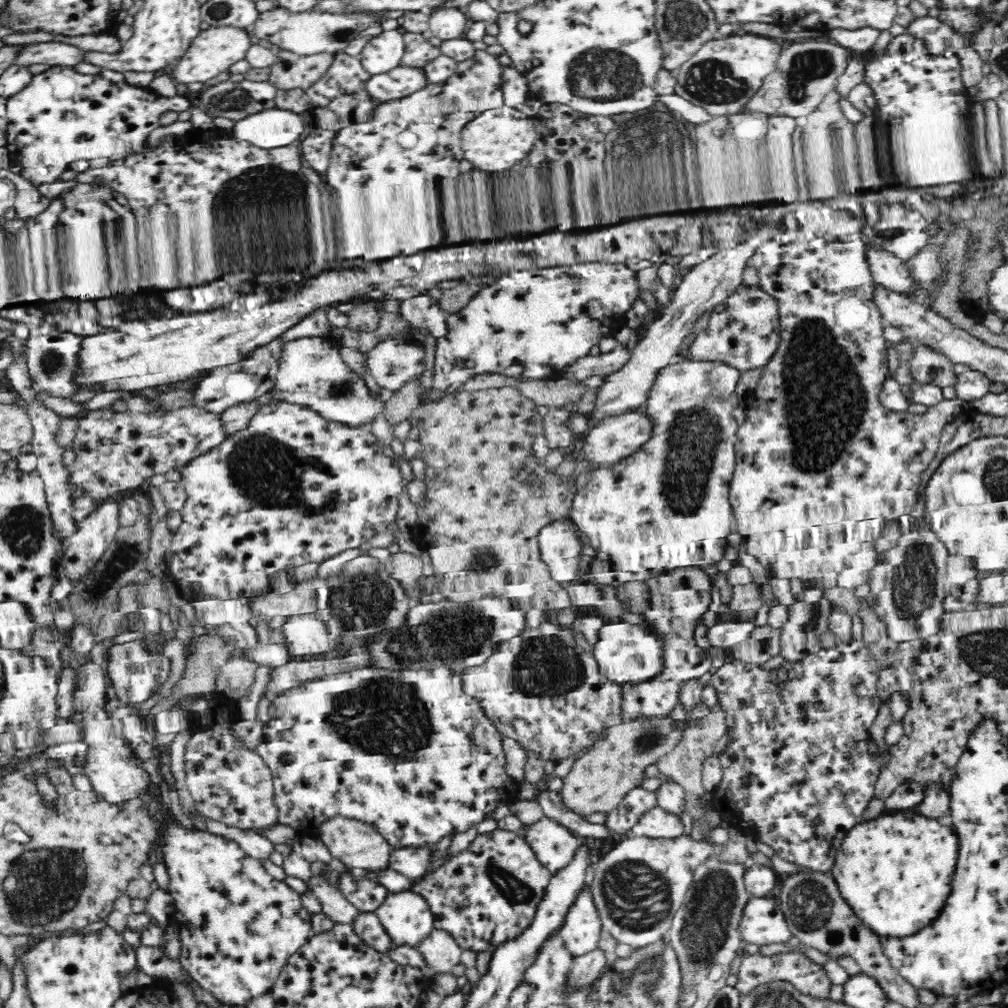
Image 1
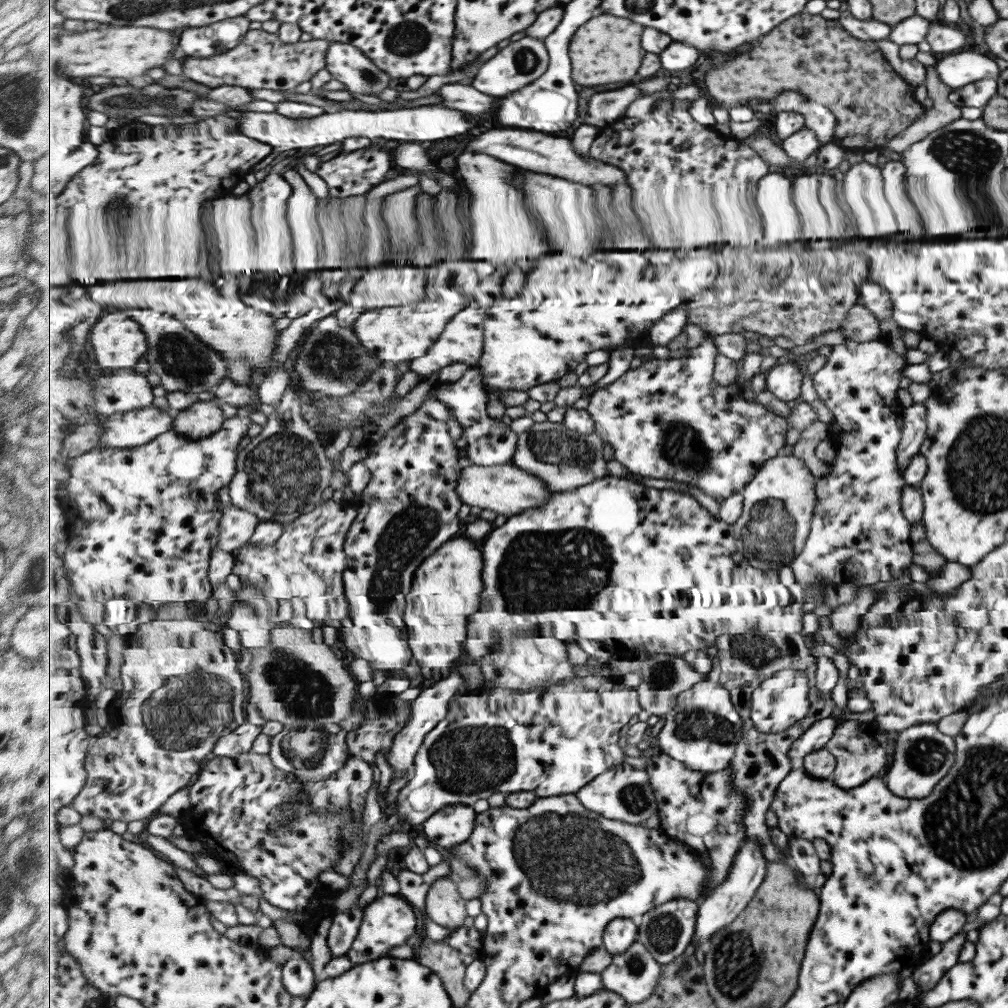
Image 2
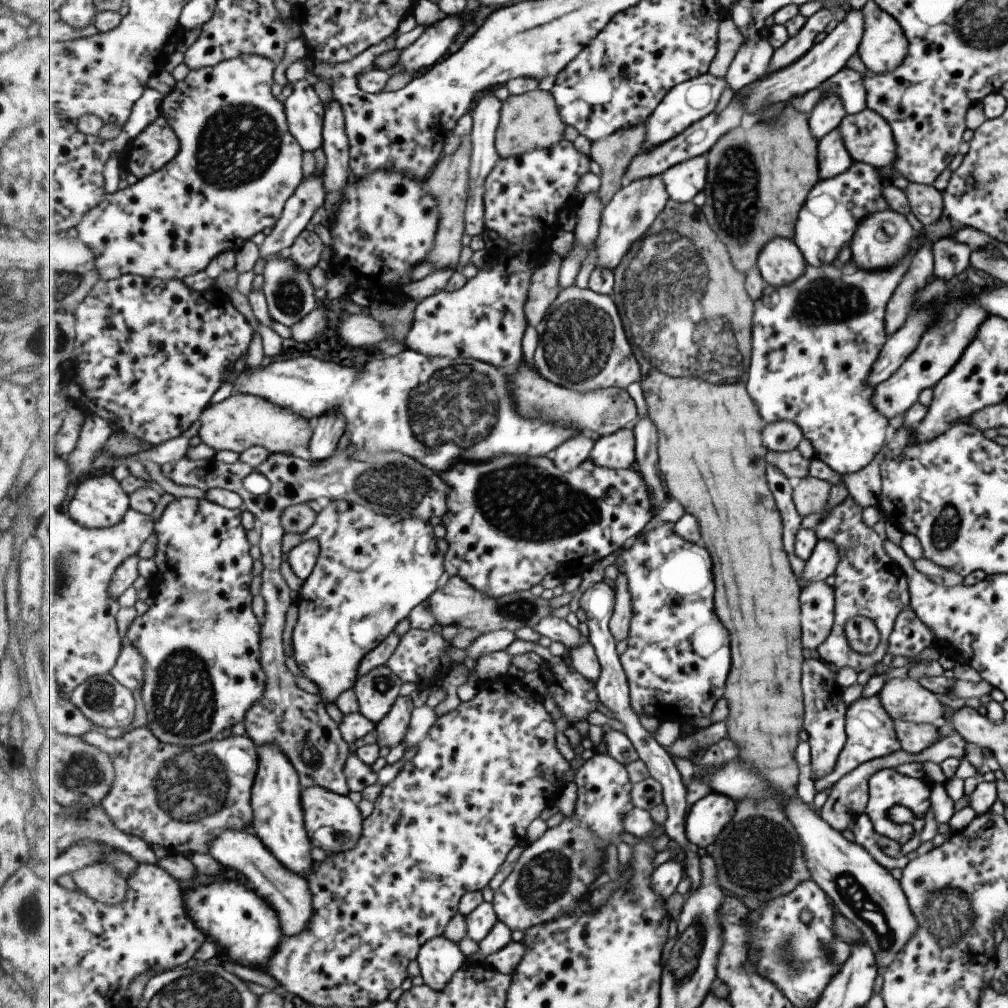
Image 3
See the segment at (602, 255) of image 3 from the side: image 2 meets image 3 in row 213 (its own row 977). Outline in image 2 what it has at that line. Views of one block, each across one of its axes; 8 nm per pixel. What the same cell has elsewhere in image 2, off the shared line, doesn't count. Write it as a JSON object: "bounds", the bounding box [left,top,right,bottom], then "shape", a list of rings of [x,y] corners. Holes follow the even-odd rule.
{"bounds":[601,941,663,1005],"shape":[[[637,941],[625,954],[615,954],[611,966],[601,976],[606,989],[615,991],[633,1005],[653,996],[662,974],[663,964]]]}

